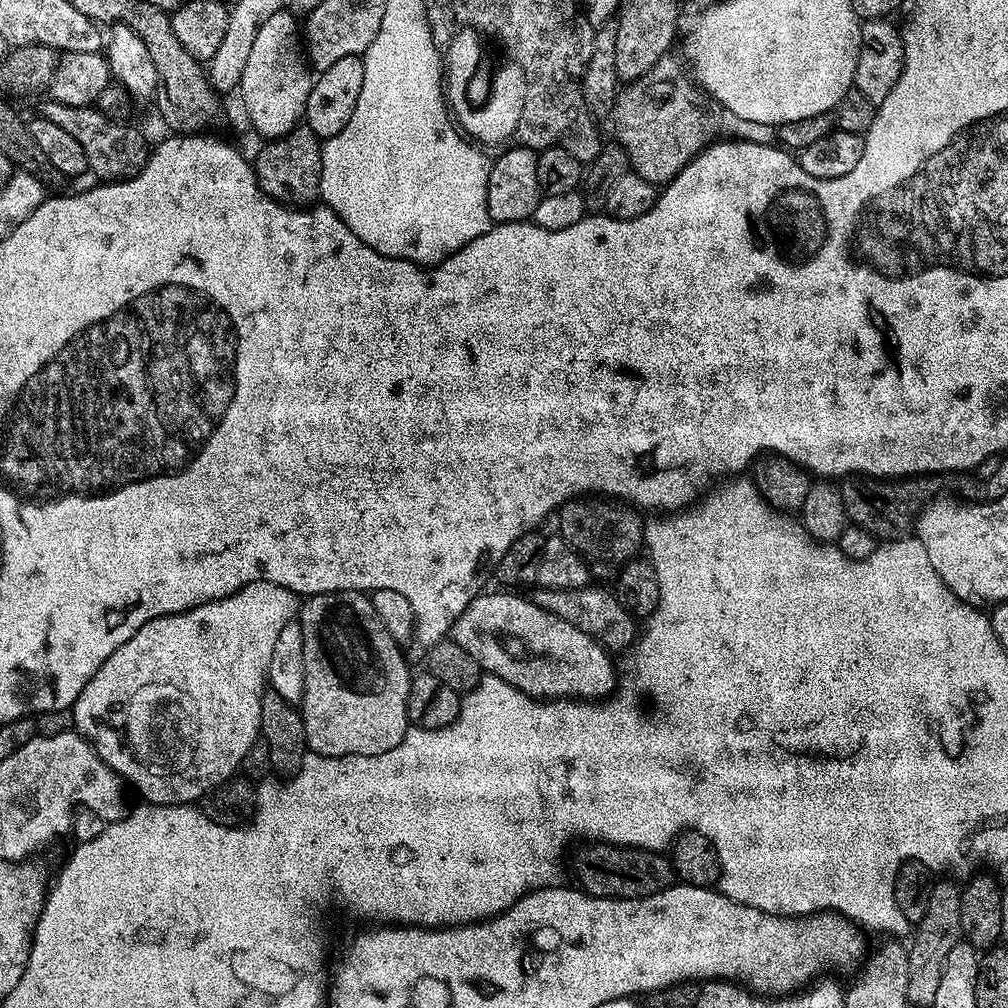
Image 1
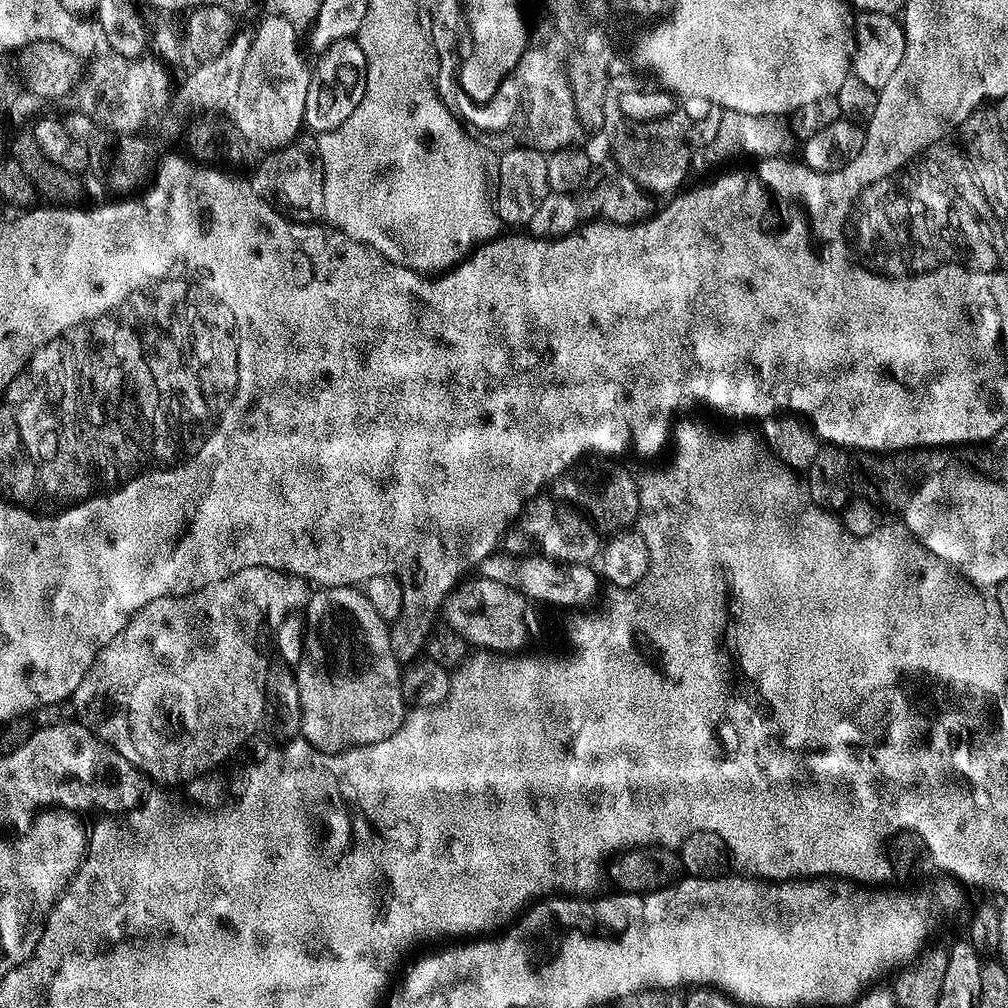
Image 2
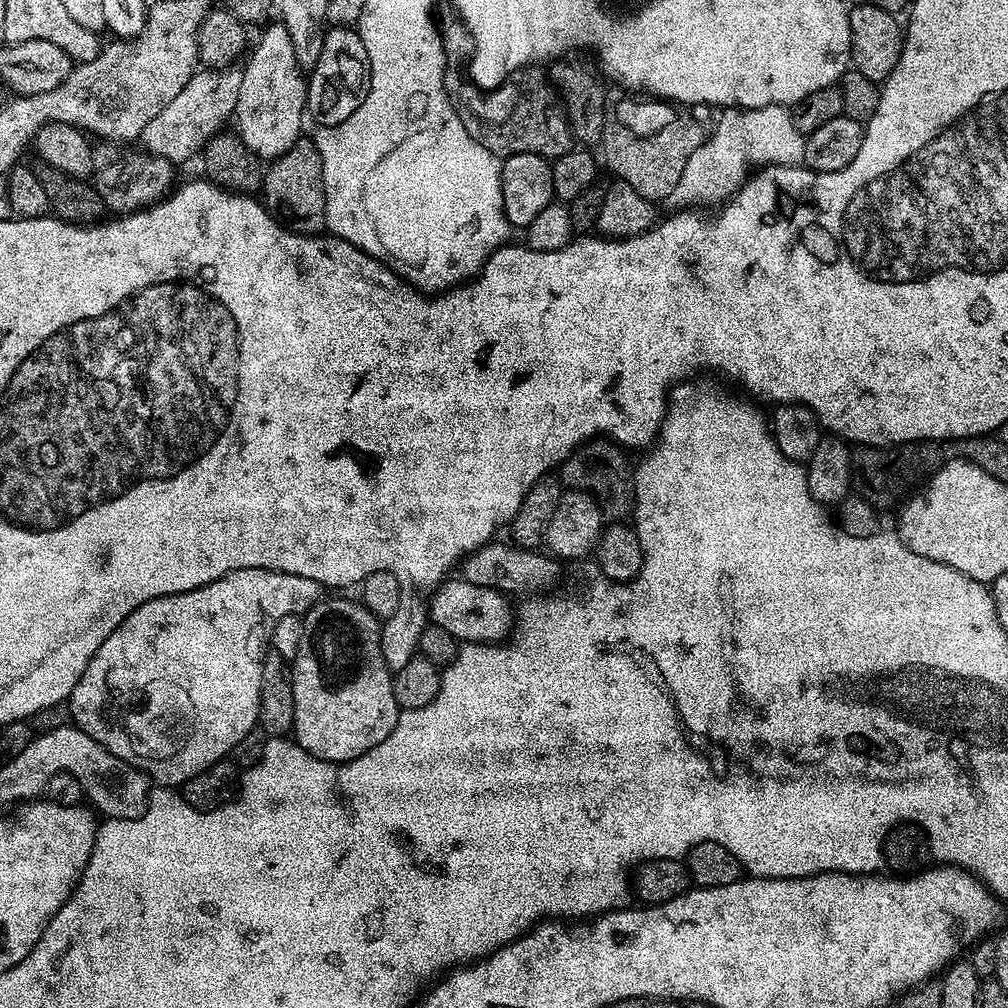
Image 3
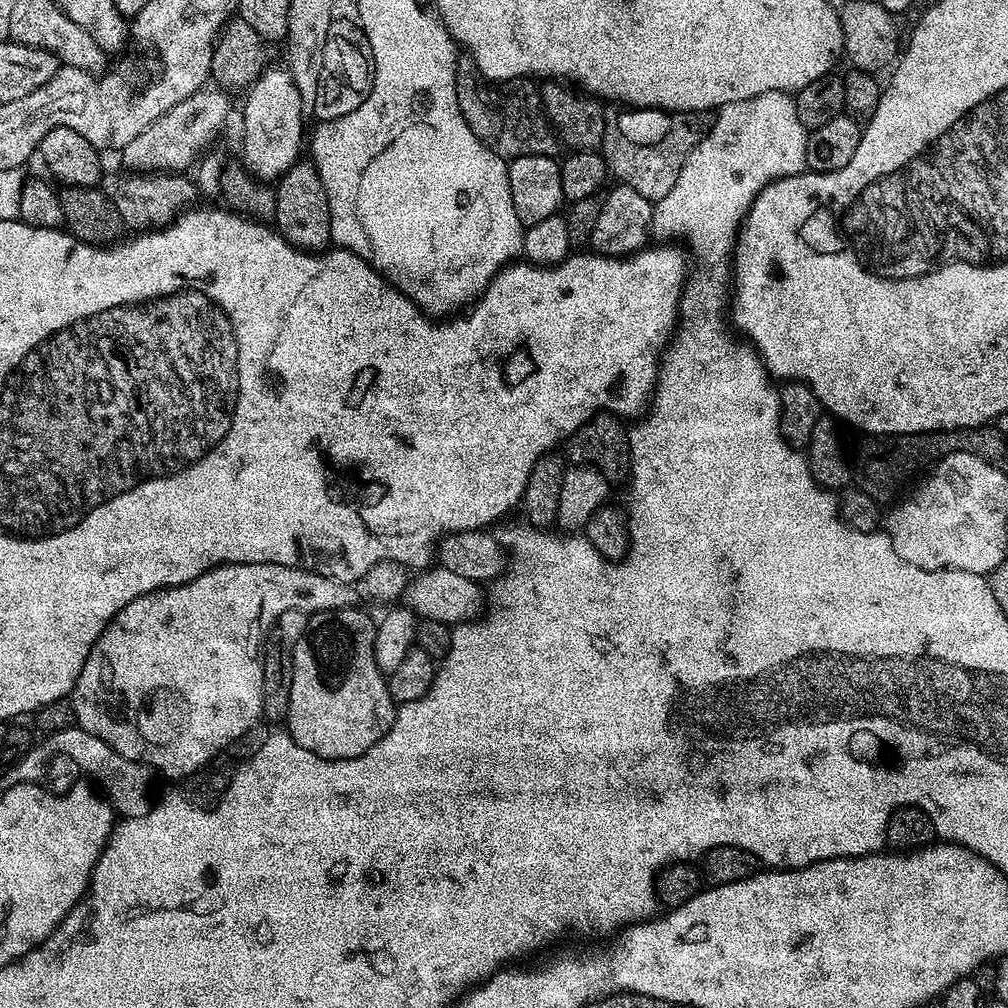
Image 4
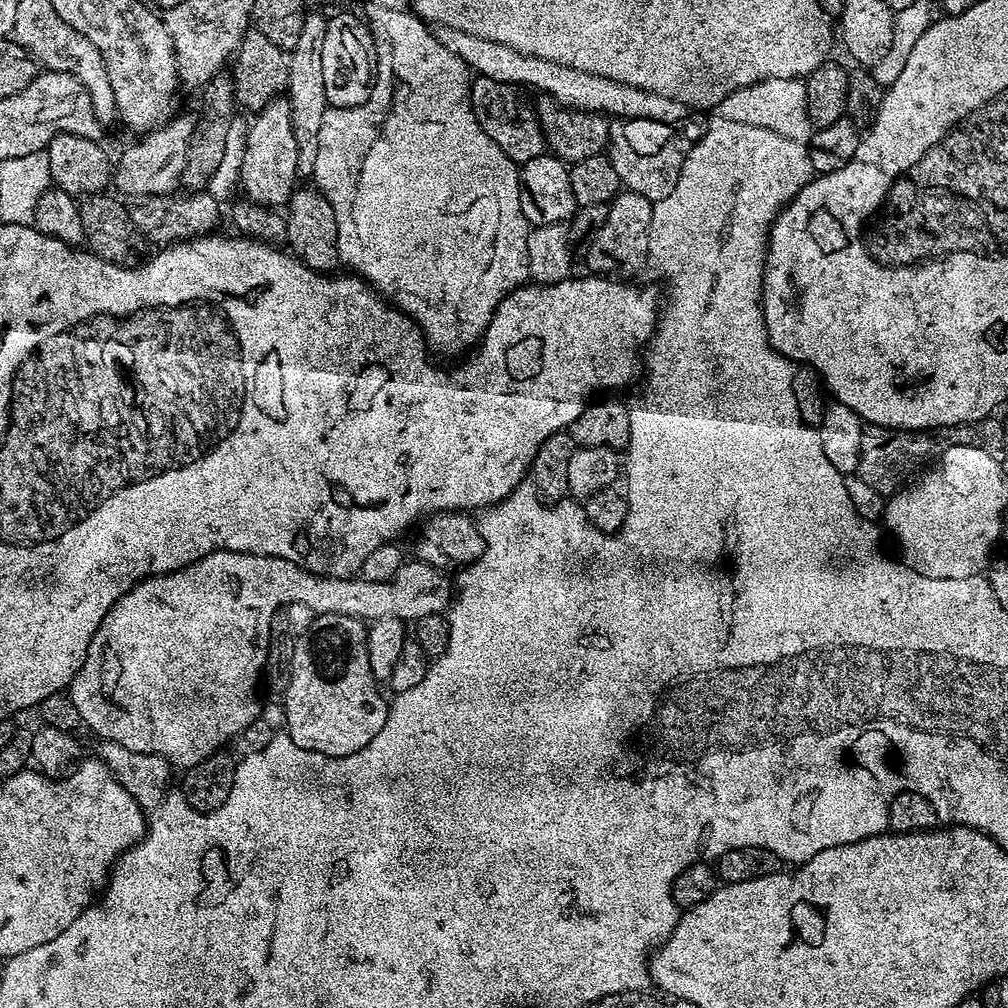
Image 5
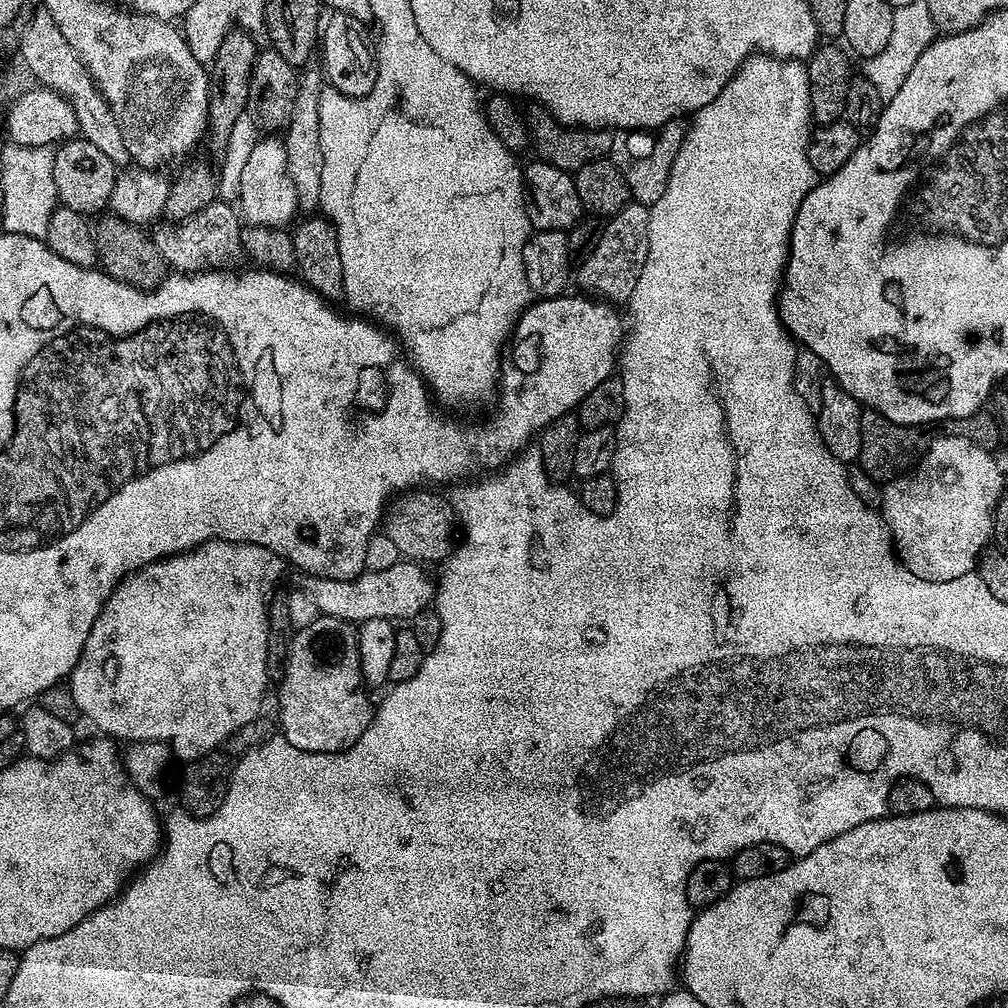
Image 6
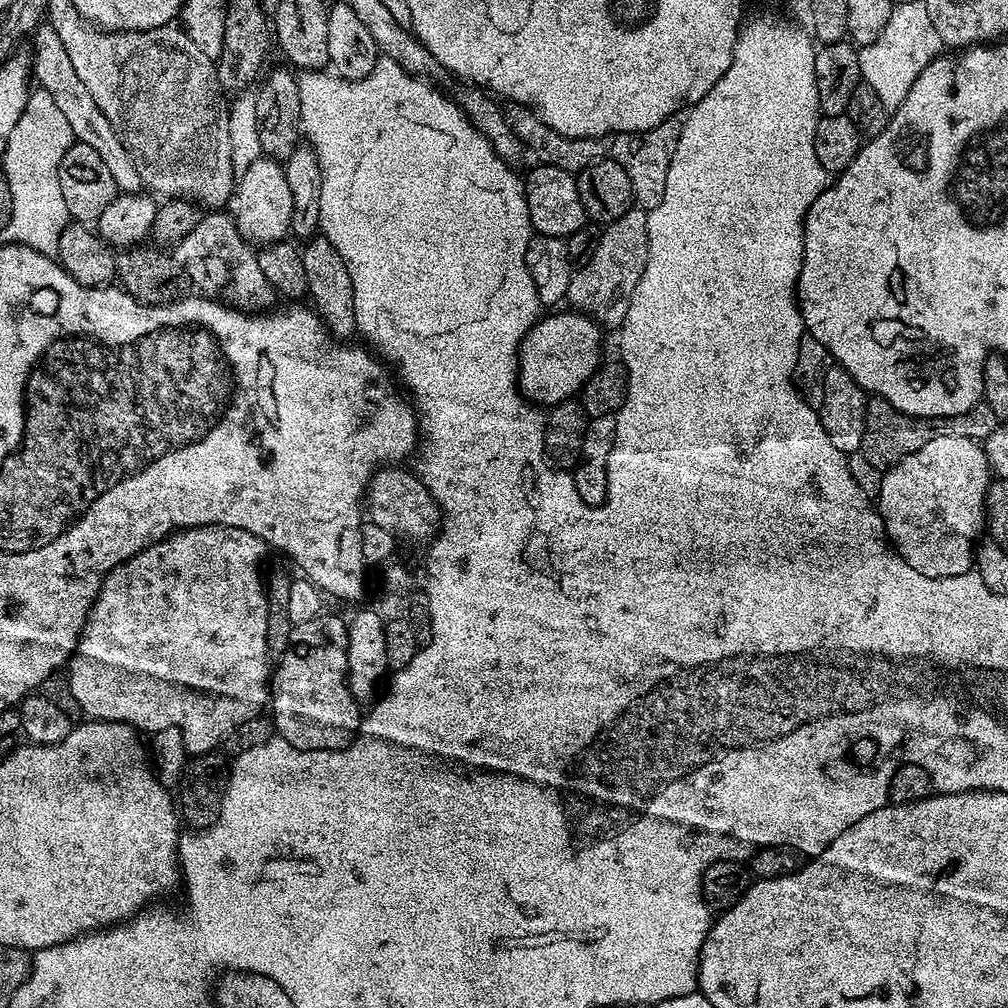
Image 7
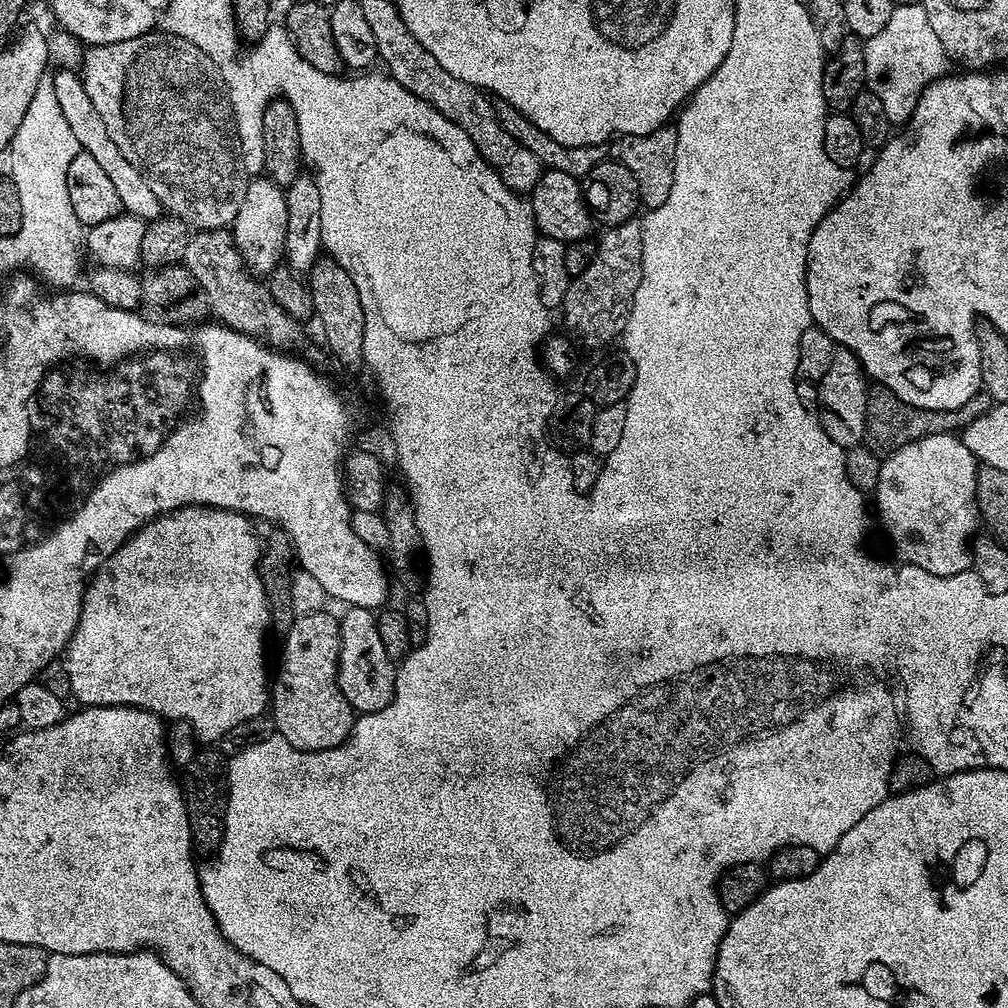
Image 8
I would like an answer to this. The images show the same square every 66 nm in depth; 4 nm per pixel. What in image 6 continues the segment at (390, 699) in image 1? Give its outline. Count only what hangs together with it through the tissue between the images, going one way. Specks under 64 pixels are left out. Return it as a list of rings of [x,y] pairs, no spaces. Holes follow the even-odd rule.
[[[321,614],[310,626],[299,629],[292,637],[288,659],[284,663],[280,685],[279,731],[298,750],[307,752],[346,752],[372,724],[374,700],[367,696],[364,675],[358,658],[357,629],[342,618]]]

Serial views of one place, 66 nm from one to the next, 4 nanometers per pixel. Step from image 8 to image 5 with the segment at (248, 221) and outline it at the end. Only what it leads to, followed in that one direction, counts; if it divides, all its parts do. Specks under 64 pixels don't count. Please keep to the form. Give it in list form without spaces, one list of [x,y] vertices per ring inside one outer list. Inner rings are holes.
[[[277,98],[271,100],[262,111],[255,113],[248,124],[248,137],[244,139],[244,157],[240,167],[239,187],[242,189],[243,195],[252,203],[261,204],[263,208],[279,209],[281,206],[287,205],[297,187],[296,166],[297,142],[294,138],[294,126],[292,125],[292,107],[288,105],[287,99]]]

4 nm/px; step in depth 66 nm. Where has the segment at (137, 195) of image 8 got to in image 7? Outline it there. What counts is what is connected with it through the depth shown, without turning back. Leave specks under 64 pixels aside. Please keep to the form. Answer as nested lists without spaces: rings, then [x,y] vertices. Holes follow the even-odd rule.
[[[41,26],[32,33],[30,43],[32,43],[31,75],[34,77],[35,83],[39,87],[45,88],[51,98],[54,98],[55,105],[62,110],[63,117],[69,122],[75,139],[79,143],[90,146],[90,150],[97,152],[98,158],[102,158],[106,170],[110,170],[117,189],[121,193],[139,193],[142,185],[138,166],[134,166],[134,158],[130,158],[130,154],[126,150],[126,146],[122,146],[118,134],[114,134],[114,126],[110,126],[106,114],[102,114],[98,102],[94,102],[90,90],[86,90],[86,85],[82,83],[82,78],[78,78],[78,73],[70,62],[70,54],[66,54],[66,46],[62,46],[62,38],[58,38],[58,34],[54,34],[52,27]]]

